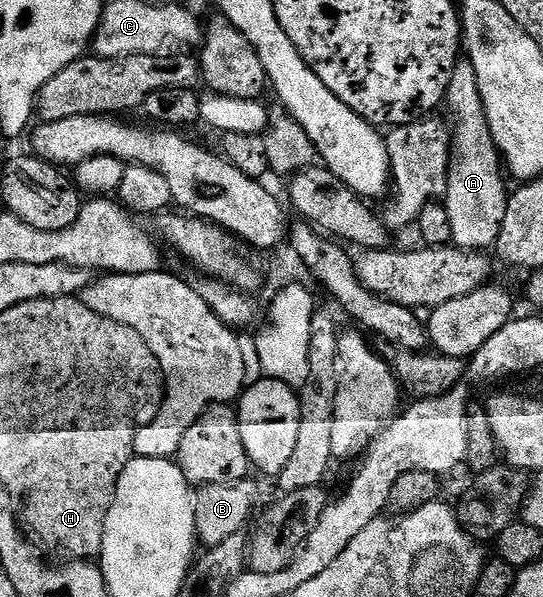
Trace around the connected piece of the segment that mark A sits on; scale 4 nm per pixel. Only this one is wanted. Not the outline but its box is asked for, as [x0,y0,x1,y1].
[445,58,509,252]

